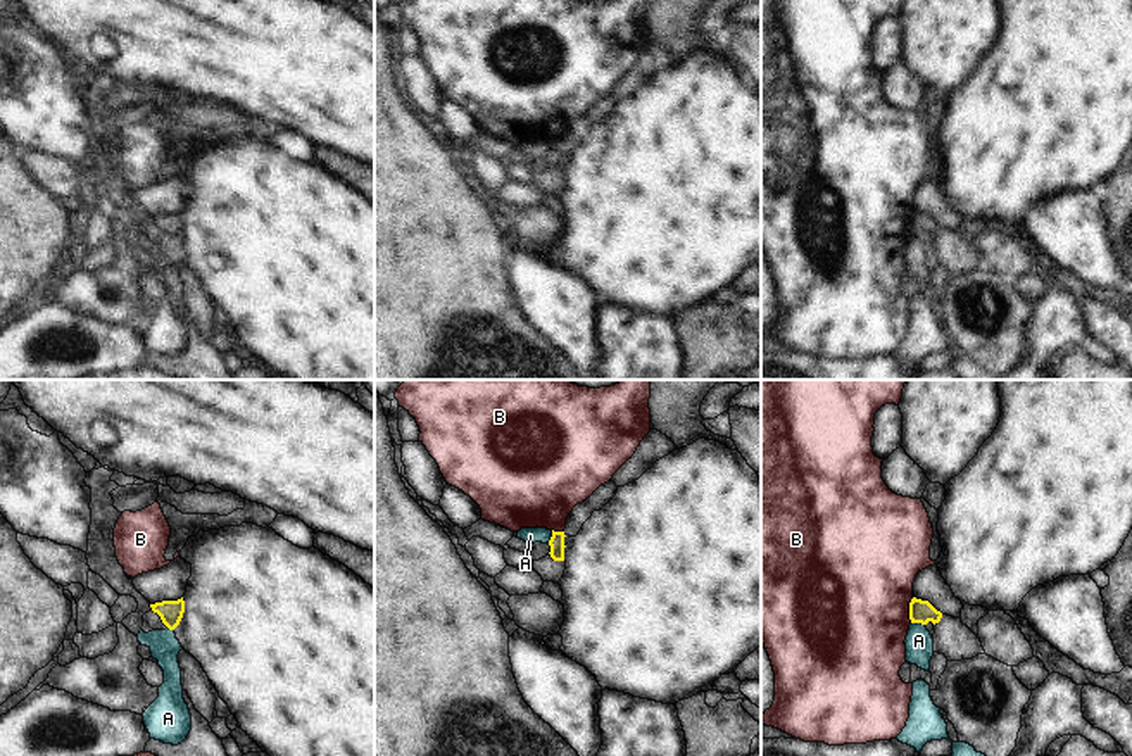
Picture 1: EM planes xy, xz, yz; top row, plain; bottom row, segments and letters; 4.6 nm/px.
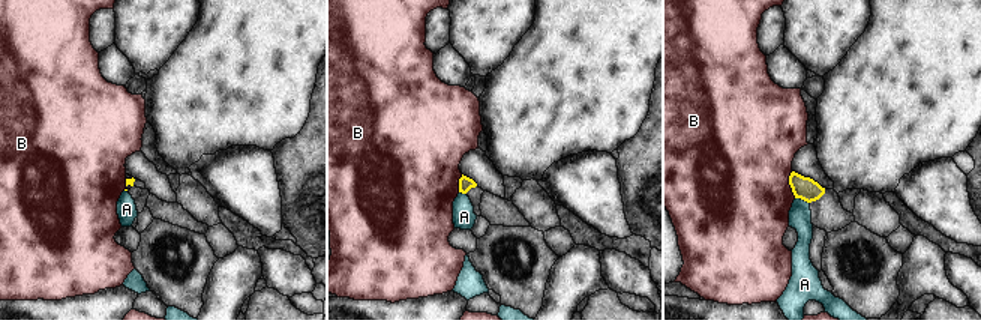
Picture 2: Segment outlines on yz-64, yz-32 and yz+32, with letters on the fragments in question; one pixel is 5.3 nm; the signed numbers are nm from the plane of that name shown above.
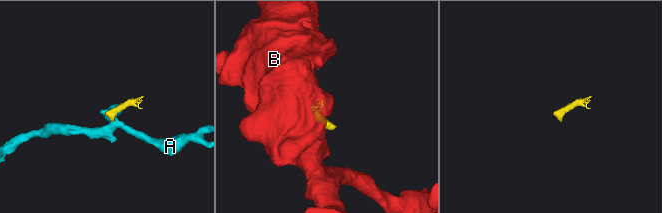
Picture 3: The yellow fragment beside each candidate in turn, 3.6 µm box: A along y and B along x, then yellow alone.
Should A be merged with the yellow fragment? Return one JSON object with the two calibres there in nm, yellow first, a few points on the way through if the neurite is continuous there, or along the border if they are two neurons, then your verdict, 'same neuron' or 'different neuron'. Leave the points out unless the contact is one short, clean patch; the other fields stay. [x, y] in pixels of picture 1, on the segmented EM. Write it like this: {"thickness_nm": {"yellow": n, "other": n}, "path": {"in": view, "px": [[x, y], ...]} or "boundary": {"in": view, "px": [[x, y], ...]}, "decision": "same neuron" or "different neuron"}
{"thickness_nm": {"yellow": 70, "other": 70}, "boundary": {"in": "xz", "px": [[553, 530], [547, 542]]}, "decision": "different neuron"}

